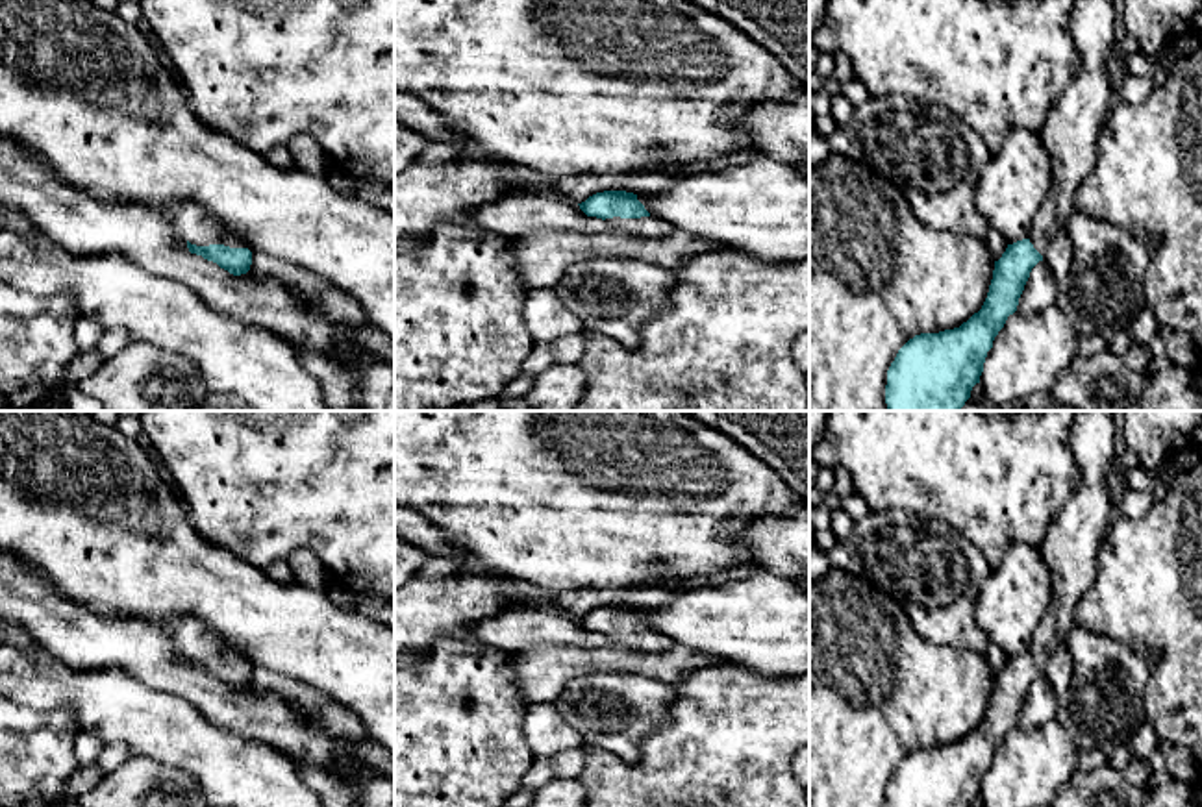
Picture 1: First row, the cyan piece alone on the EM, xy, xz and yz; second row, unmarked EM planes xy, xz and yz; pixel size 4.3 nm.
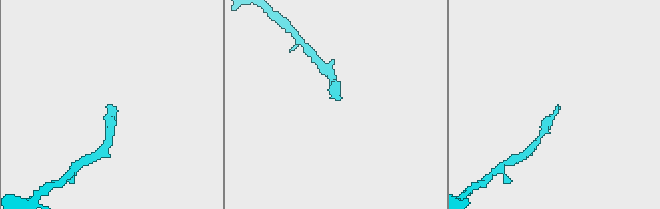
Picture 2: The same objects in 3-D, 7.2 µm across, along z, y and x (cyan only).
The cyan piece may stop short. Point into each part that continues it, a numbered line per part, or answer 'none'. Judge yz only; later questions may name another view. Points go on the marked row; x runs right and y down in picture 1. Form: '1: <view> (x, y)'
1: yz (1071, 132)

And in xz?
1: xz (647, 226)

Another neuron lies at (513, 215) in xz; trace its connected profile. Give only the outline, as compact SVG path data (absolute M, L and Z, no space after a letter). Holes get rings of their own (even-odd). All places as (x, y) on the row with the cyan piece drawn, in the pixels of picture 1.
M519 191L467 213L467 222L498 237L517 239L535 230L604 233L606 220L587 217L576 202L559 194Z

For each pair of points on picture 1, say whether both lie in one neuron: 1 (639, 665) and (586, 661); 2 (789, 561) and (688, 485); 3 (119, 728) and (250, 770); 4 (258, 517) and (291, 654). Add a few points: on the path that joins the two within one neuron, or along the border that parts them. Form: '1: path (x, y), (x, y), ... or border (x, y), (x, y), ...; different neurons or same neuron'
1: path (626, 659), (599, 659); same neuron
2: border (786, 511), (758, 515), (739, 533), (754, 563); different neurons
3: path (152, 728), (167, 728), (217, 759); same neuron
4: border (225, 548), (263, 571); different neurons

